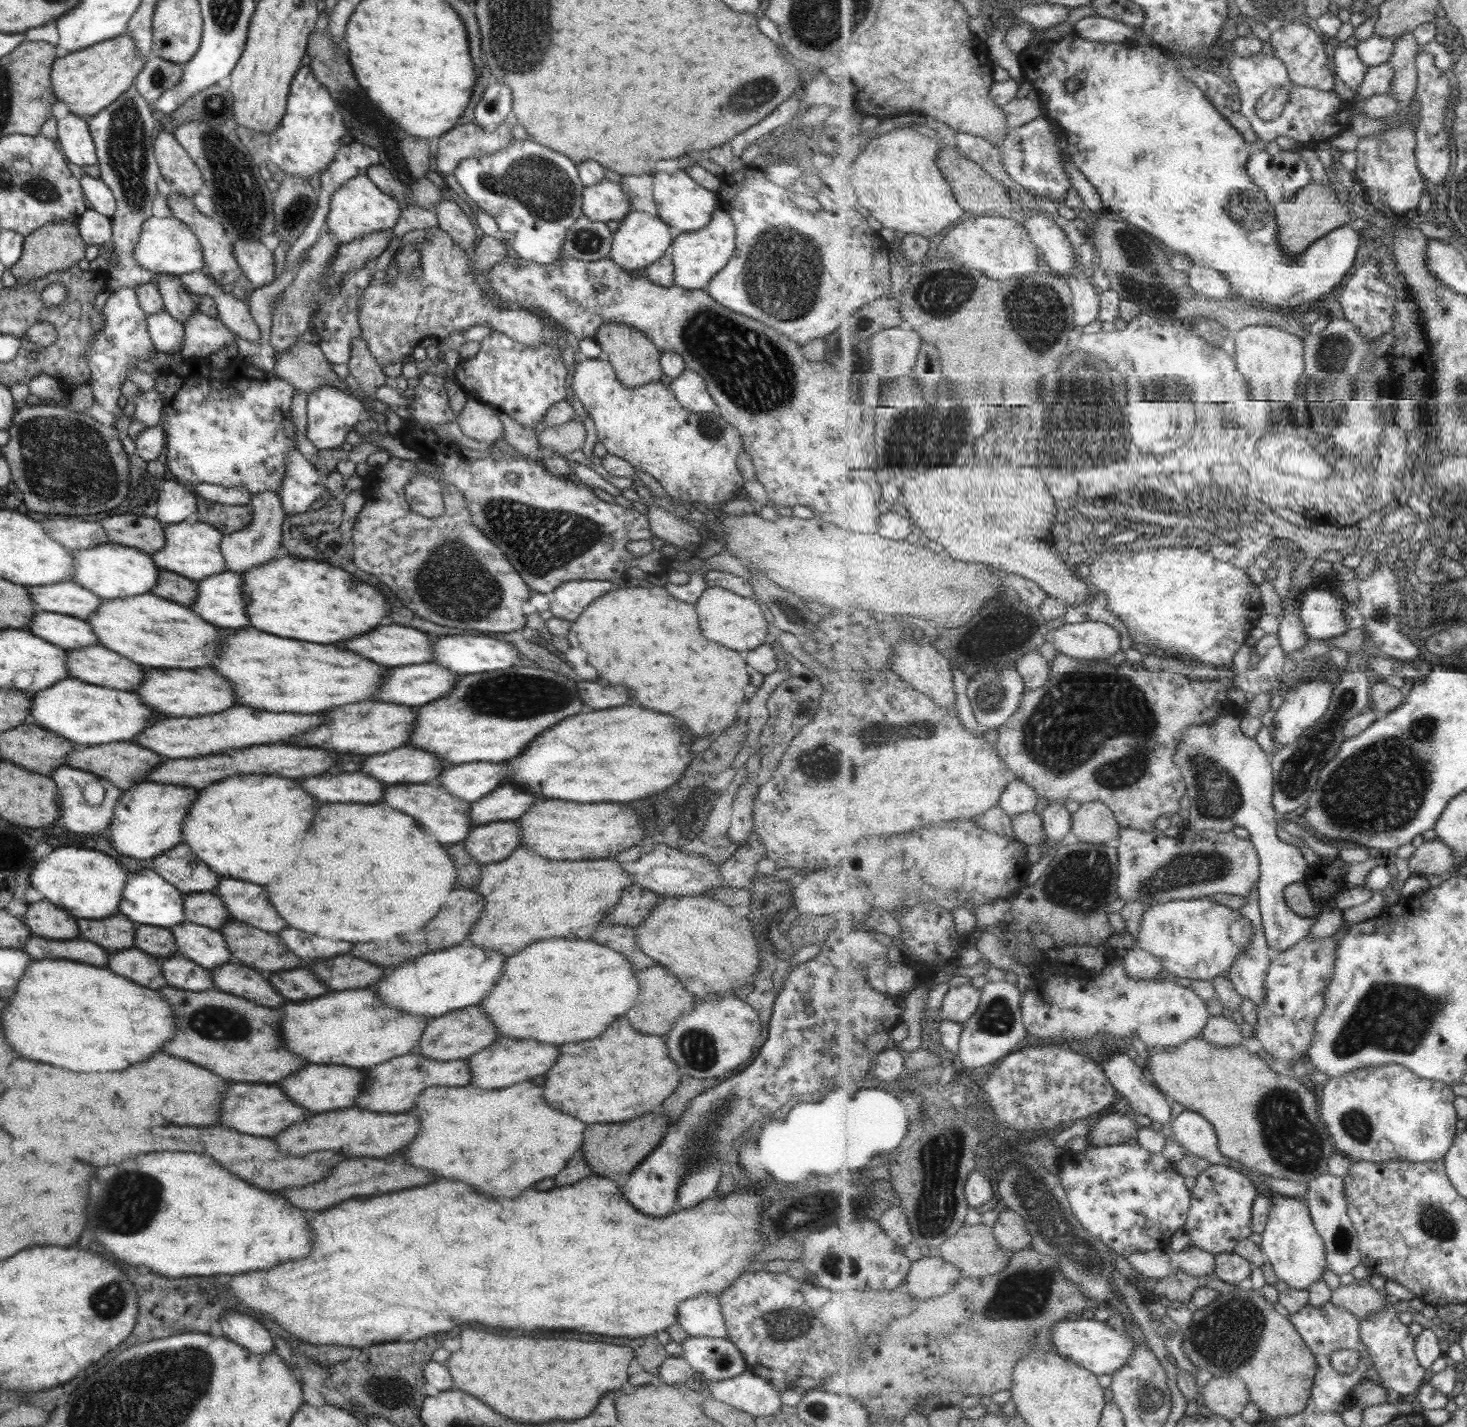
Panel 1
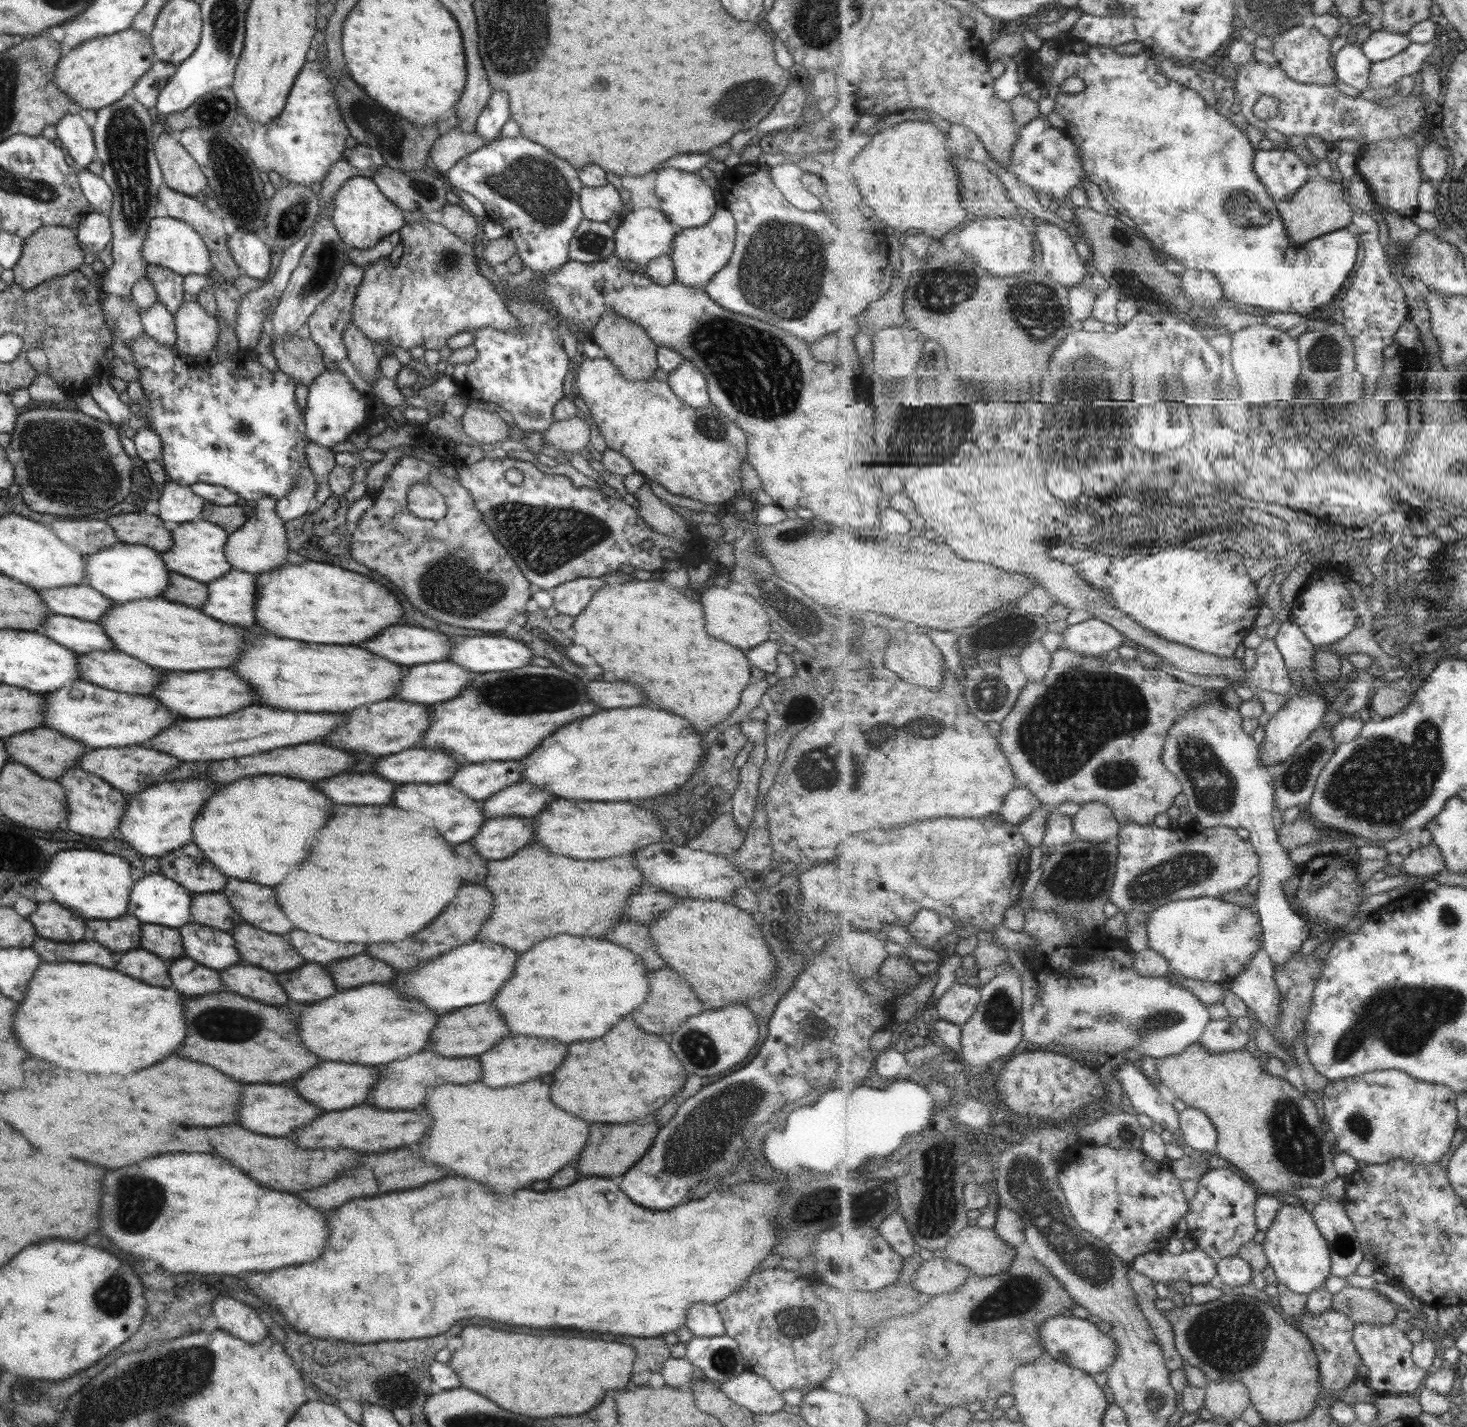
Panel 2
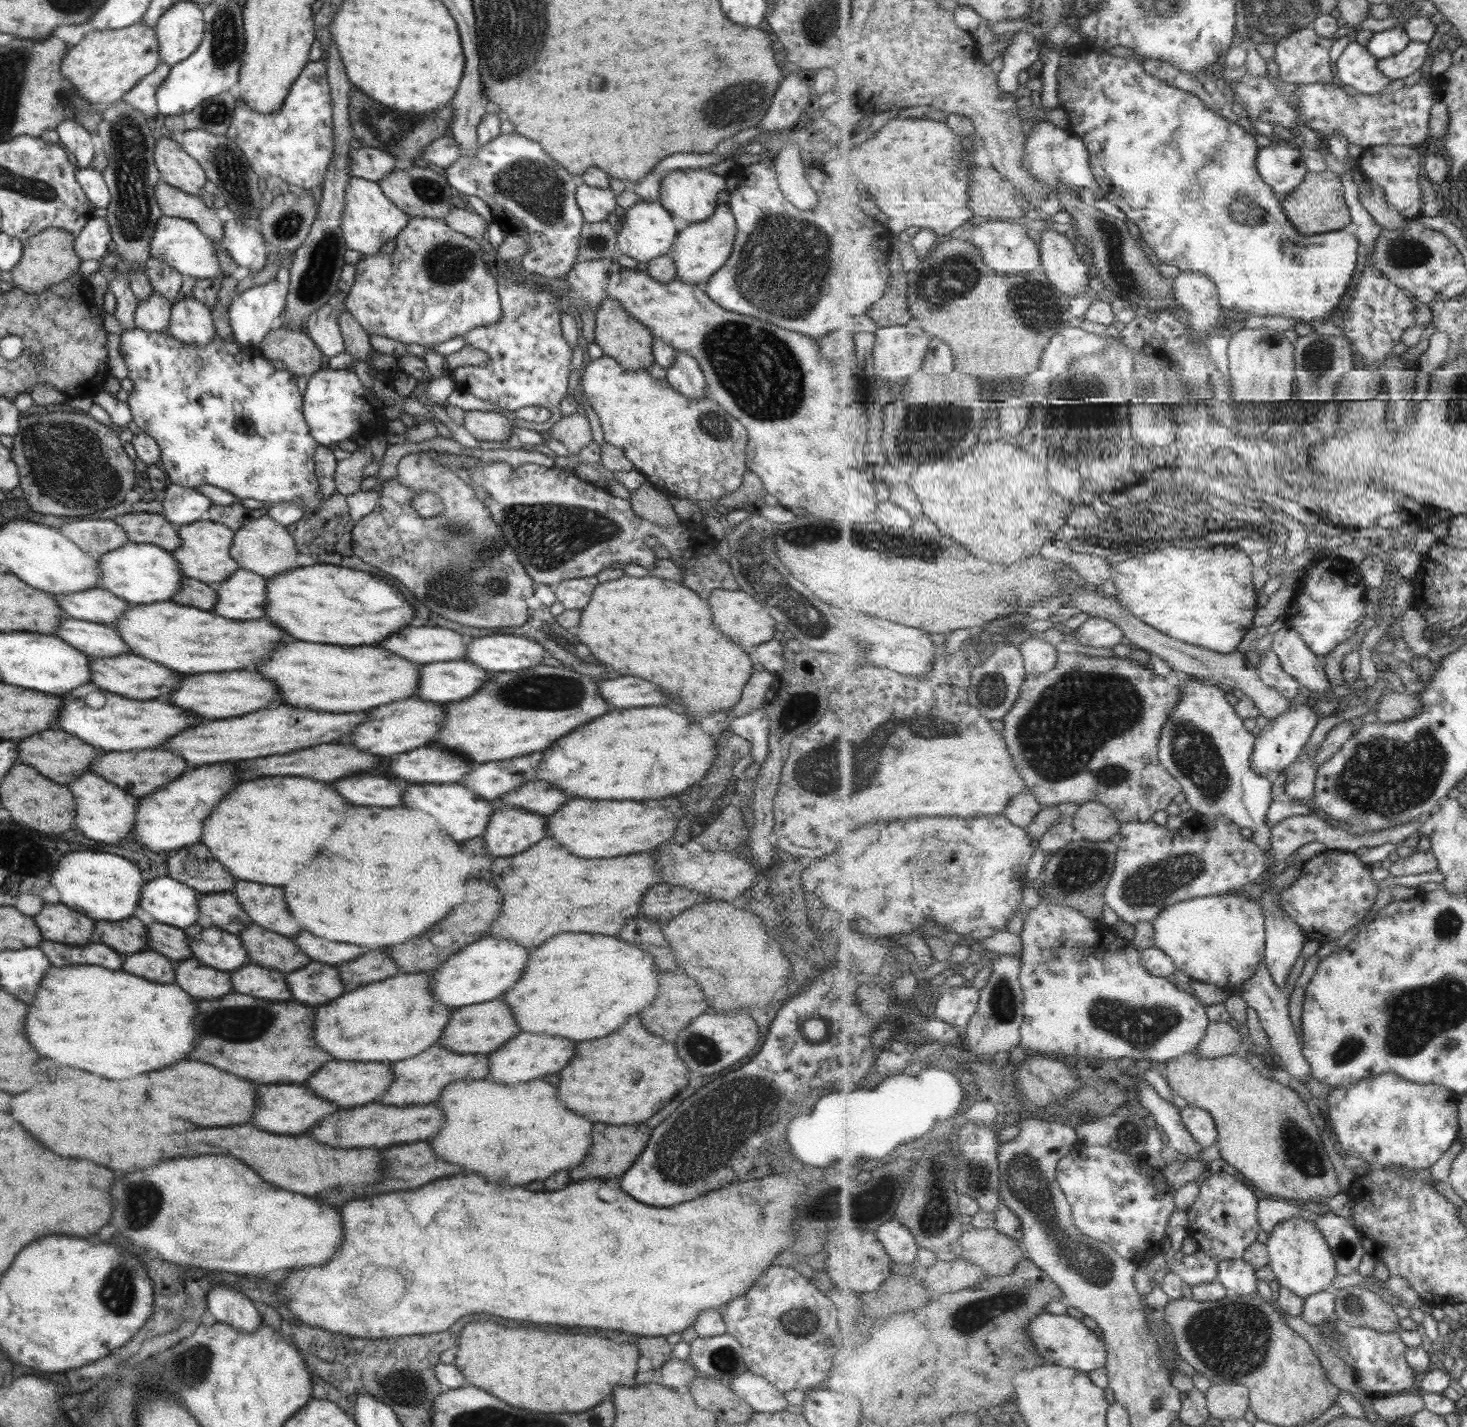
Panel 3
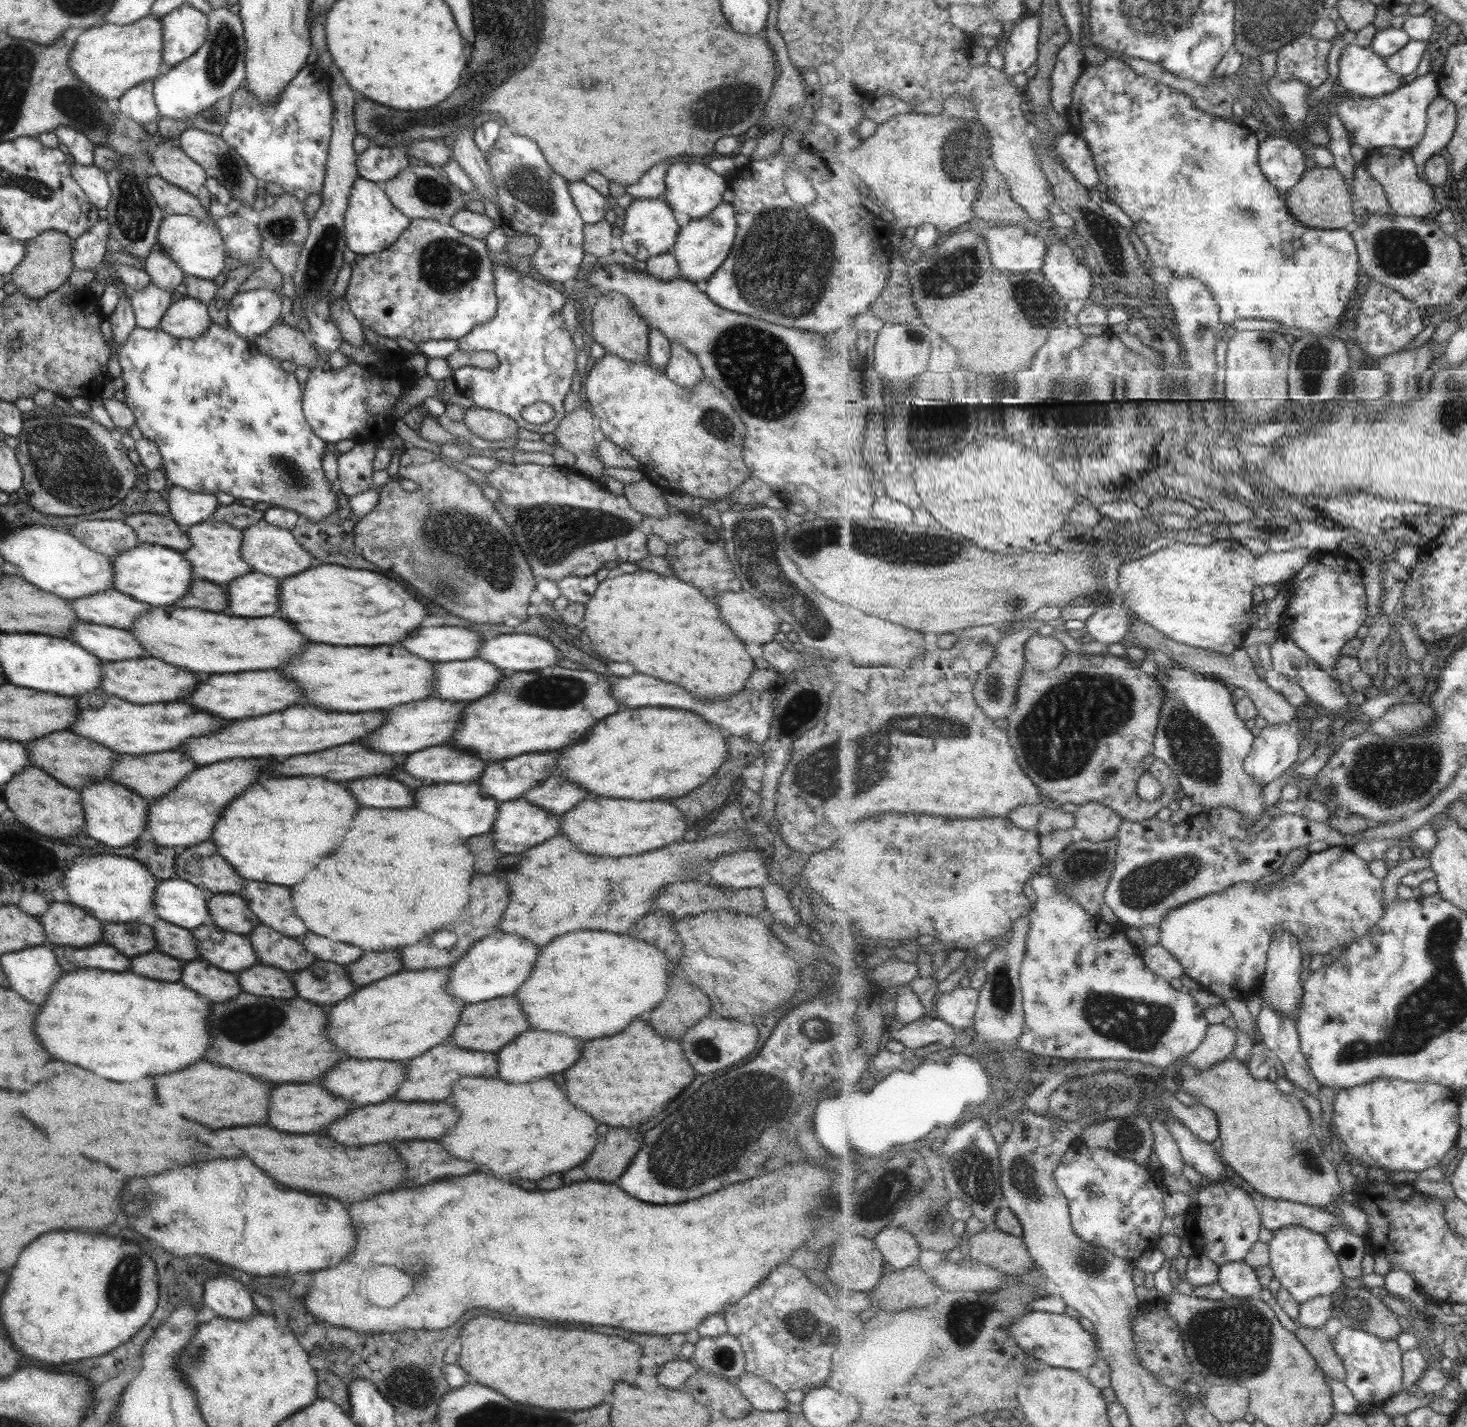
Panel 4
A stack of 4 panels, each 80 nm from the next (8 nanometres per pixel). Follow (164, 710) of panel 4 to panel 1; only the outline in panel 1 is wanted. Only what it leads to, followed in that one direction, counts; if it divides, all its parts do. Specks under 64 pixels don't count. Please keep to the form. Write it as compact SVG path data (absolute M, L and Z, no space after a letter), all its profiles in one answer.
M71 676L31 694L29 698L33 700L31 708L29 708L29 716L39 724L39 727L74 743L76 747L97 746L110 742L131 742L139 732L144 731L143 726L147 726L147 722L155 722L155 718L161 718L161 714L147 710L147 706L143 706L132 692L87 684L79 679L73 679Z

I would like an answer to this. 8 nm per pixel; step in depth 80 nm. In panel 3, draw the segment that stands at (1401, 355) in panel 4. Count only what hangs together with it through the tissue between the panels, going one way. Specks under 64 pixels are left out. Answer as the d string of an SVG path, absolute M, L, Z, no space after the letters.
M1390 356L1380 364L1380 374L1386 380L1389 400L1411 401L1415 394L1416 363L1407 368L1405 362L1398 356Z

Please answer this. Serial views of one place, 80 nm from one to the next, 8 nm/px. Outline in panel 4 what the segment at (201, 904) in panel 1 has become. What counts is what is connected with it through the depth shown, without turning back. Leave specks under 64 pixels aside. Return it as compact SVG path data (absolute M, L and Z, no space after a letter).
M219 893L207 895L209 921L235 934L247 935L260 920L249 910L240 894Z

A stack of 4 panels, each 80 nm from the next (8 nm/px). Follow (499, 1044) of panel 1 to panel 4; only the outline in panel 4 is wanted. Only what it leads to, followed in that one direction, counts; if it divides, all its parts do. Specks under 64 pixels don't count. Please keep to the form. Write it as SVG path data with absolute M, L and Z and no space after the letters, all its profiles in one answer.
M527 1030L516 1036L511 1042L503 1045L497 1052L497 1068L499 1072L495 1076L503 1076L507 1082L529 1082L531 1078L541 1078L547 1074L557 1074L567 1070L575 1064L583 1050L583 1040L563 1036L563 1034L551 1034L543 1030Z

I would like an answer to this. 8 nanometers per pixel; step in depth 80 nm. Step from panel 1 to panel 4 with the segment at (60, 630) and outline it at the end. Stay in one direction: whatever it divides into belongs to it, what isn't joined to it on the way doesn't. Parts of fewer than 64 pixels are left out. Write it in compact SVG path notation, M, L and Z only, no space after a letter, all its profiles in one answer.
M80 621L70 631L71 641L94 654L101 662L118 662L145 656L142 644L126 630Z

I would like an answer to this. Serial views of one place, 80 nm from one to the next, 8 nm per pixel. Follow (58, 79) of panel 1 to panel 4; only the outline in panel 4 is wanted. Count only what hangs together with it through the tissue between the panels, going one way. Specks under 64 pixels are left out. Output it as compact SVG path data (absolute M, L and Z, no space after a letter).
M147 15L129 24L103 23L82 30L69 54L67 66L71 74L105 101L118 99L129 88L151 81L162 68L161 23L161 18Z

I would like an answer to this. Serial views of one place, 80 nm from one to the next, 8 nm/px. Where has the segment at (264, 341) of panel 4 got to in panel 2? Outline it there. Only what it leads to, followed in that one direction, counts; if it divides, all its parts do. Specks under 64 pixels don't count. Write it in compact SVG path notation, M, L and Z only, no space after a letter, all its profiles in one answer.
M273 335L270 348L278 366L278 374L285 374L290 382L308 386L325 371L325 357L308 338L291 335Z

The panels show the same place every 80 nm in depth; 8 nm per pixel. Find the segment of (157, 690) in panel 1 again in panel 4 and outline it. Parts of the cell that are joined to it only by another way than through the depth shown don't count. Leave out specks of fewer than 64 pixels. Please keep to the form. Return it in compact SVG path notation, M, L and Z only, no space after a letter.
M277 670L267 672L243 672L243 674L211 674L205 682L199 682L197 690L185 698L187 704L225 720L243 720L261 714L279 712L301 700L301 690Z

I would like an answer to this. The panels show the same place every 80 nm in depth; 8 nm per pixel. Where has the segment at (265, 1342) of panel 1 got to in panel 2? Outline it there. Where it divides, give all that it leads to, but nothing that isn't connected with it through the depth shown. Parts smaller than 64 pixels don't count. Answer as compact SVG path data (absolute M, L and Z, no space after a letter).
M217 1296L212 1302L211 1312L217 1329L227 1331L245 1342L259 1342L267 1334L267 1323L257 1318L255 1310L235 1302L229 1296Z

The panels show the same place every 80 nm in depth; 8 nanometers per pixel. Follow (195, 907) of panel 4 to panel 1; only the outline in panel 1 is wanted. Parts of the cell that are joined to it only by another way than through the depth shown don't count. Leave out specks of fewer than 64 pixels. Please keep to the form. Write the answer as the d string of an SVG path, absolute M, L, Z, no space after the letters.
M152 869L142 870L131 878L133 880L127 878L123 887L118 912L125 914L125 917L135 924L145 926L169 928L184 921L184 898L188 897L188 893L179 892L169 881L163 880Z

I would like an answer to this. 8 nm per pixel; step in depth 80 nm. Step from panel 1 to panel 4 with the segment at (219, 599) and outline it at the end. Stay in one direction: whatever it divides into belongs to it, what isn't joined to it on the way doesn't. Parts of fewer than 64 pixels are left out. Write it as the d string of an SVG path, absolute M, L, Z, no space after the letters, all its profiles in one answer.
M251 571L224 586L228 607L223 614L261 618L277 615L280 610L279 579L267 574Z

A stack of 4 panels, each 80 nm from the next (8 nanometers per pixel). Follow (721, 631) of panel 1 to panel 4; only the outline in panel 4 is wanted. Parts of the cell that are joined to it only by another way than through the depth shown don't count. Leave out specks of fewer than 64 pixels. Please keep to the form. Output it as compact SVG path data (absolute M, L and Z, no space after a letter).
M721 592L715 598L723 622L743 644L765 644L773 640L780 618L760 600L749 593Z

